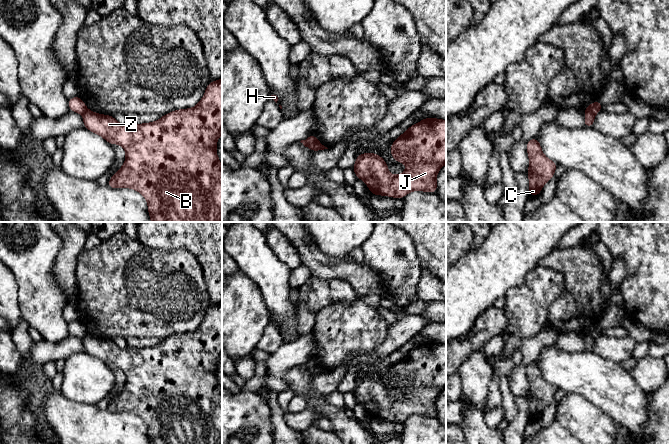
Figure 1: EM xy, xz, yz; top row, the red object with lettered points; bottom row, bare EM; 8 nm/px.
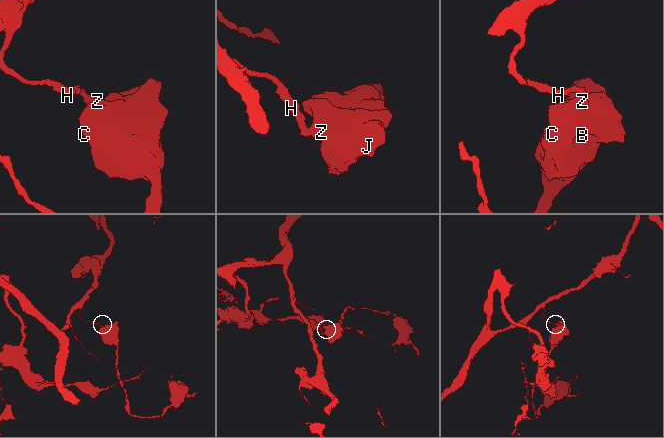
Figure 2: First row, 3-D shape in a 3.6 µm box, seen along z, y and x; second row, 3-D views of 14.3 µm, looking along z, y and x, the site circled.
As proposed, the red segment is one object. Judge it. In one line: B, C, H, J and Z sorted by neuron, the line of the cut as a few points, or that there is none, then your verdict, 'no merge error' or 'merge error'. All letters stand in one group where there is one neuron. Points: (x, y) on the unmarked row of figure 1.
groups B C J Z / H; cut yz (585, 333), (594, 338); merge error

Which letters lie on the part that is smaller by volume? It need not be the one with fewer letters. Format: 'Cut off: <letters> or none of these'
Cut off: B, C, J, Z

